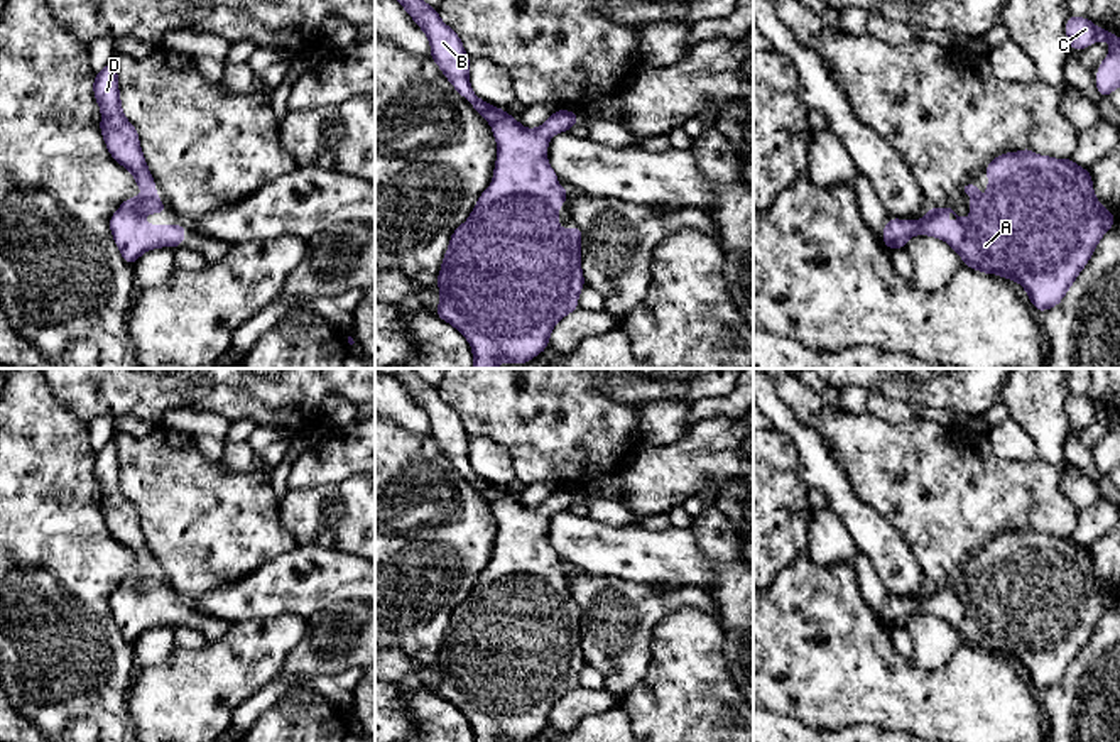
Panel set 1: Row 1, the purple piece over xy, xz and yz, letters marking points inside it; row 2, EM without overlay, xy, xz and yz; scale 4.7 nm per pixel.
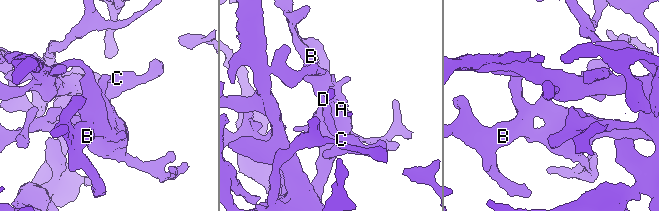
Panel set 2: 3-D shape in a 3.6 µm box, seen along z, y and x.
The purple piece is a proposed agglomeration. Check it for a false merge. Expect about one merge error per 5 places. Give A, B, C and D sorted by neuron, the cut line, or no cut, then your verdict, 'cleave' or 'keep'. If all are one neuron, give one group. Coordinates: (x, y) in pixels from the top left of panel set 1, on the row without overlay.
A B C D; no cut; keep

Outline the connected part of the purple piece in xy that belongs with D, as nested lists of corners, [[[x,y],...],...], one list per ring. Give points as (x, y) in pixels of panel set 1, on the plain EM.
[[[113,438],[95,455],[93,472],[101,488],[100,509],[110,534],[128,548],[140,575],[125,578],[110,595],[110,610],[123,636],[130,644],[137,637],[160,625],[177,627],[186,617],[184,603],[145,603],[149,592],[167,592],[155,571],[155,559],[150,553],[137,507],[127,499],[118,470],[118,453]]]

